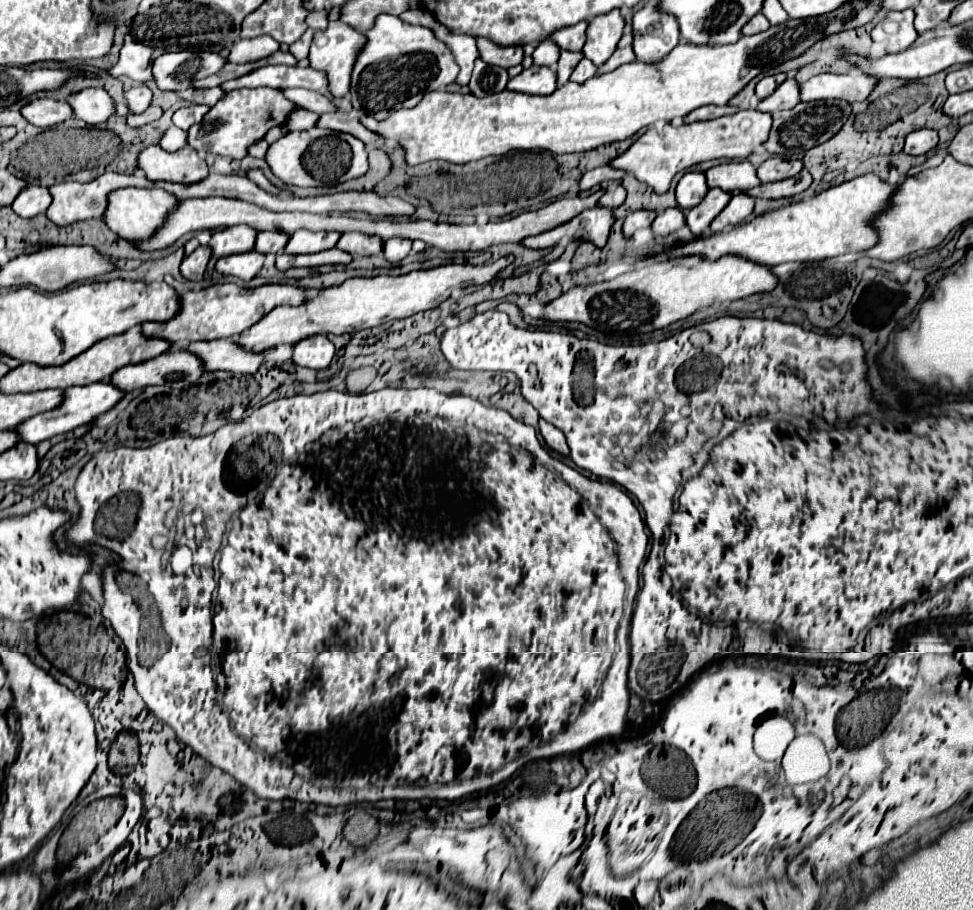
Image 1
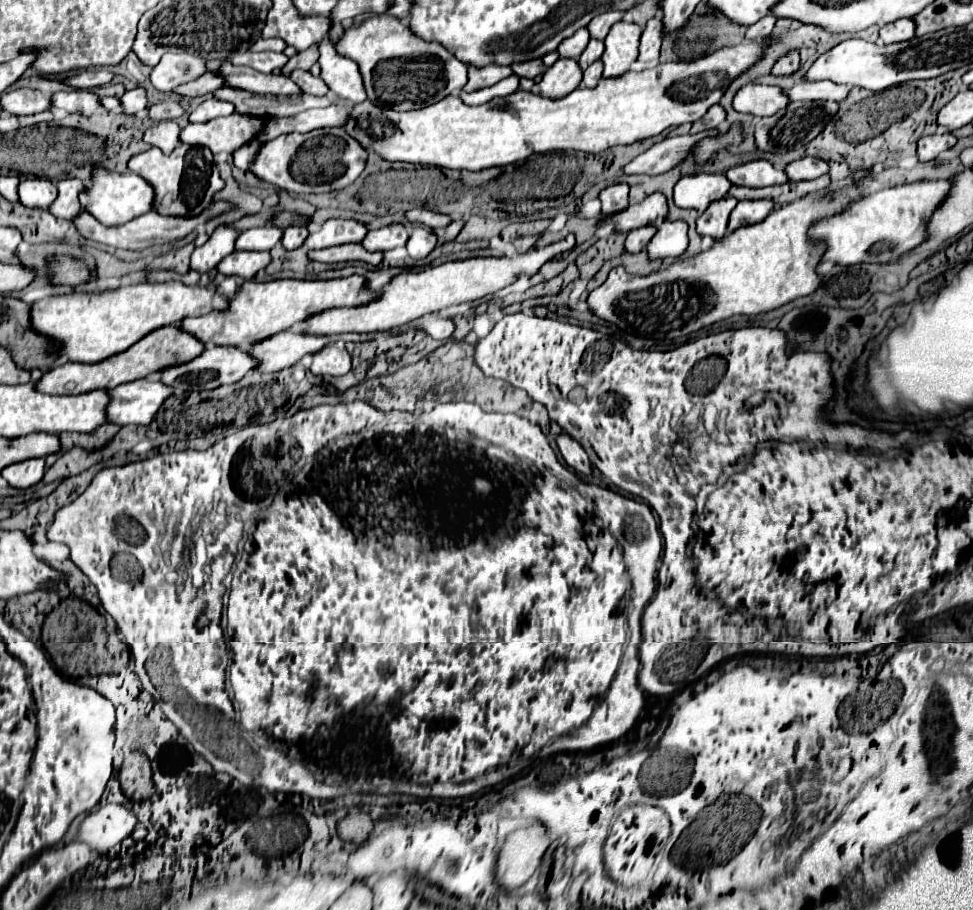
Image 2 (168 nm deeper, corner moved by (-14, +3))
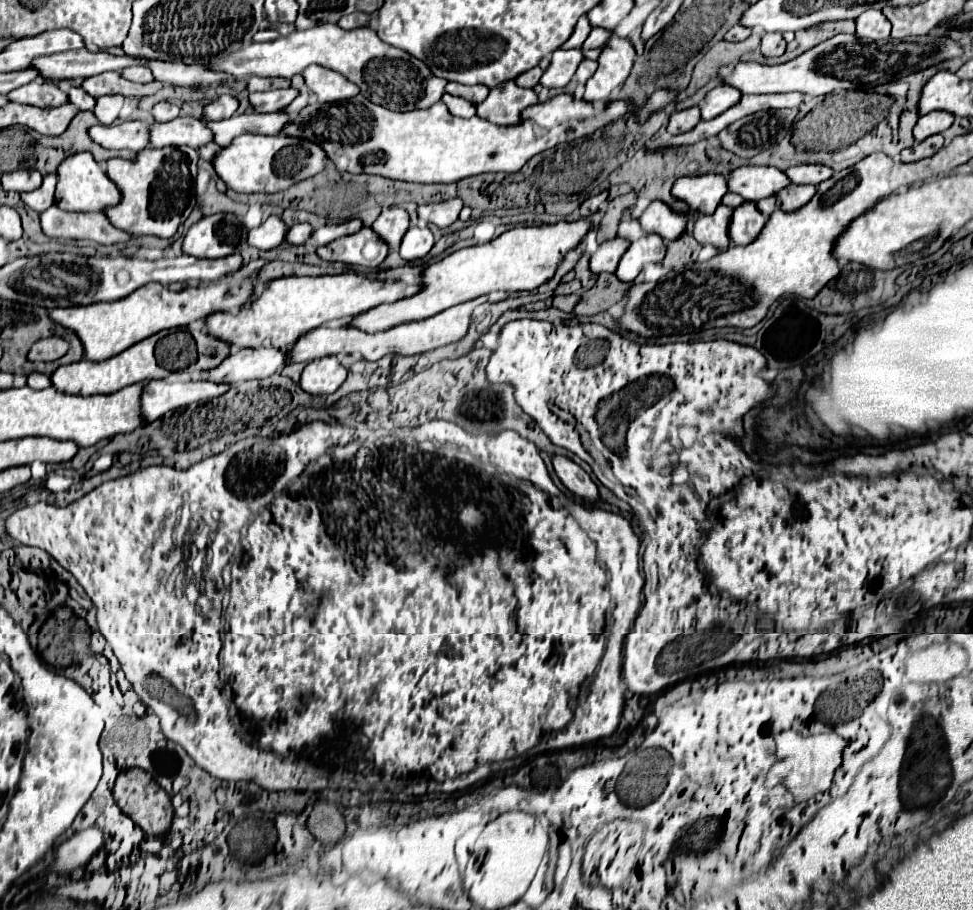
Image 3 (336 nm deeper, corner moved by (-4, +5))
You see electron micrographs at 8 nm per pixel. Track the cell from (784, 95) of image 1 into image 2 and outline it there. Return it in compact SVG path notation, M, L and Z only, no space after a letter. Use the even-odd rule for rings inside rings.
M745 85L737 91L733 99L733 107L741 113L751 113L757 117L773 115L783 105L789 105L791 99L783 97L781 87L771 87L771 85Z

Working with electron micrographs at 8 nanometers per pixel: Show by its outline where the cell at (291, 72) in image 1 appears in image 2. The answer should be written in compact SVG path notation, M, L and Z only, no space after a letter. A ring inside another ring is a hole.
M295 69L295 71L291 71L289 77L303 89L303 93L309 93L309 95L327 95L329 93L325 81L321 77L313 77L309 71Z

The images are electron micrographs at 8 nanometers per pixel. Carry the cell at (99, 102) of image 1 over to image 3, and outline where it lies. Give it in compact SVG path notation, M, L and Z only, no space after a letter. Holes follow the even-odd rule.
M31 81L29 85L23 85L7 93L7 101L37 105L37 107L57 107L67 103L67 93L61 91L51 81Z

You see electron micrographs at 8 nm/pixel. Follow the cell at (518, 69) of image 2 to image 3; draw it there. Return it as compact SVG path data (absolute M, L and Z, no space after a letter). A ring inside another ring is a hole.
M533 67L533 69L527 71L525 75L519 75L519 77L515 79L515 83L517 83L519 87L535 87L535 85L539 83L541 75L543 75L543 71L541 71L539 67Z

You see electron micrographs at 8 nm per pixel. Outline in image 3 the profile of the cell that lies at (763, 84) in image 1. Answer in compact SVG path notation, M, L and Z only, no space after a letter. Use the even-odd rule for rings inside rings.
M767 33L761 39L761 53L765 57L779 57L785 53L785 39L781 33Z

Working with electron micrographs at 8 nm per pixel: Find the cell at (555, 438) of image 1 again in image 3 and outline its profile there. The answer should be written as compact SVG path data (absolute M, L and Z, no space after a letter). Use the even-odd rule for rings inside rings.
M553 455L553 467L555 467L555 473L557 477L561 479L561 483L575 495L575 497L581 497L589 503L597 501L599 493L597 493L597 487L595 483L591 481L591 477L577 465L573 463L571 459L567 457L559 457L559 455Z

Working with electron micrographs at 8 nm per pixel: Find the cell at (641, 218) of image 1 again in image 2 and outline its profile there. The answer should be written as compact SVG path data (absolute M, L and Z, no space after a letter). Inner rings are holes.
M645 225L645 227L639 227L639 229L633 229L627 233L627 239L625 239L625 251L627 253L639 253L641 249L647 247L647 243L651 241L651 237L655 235L655 225Z

